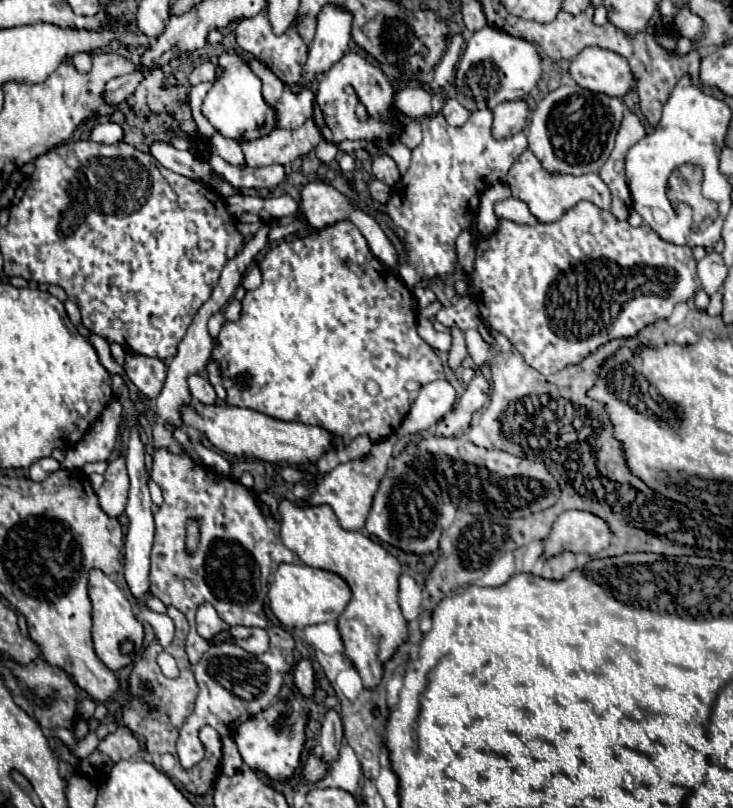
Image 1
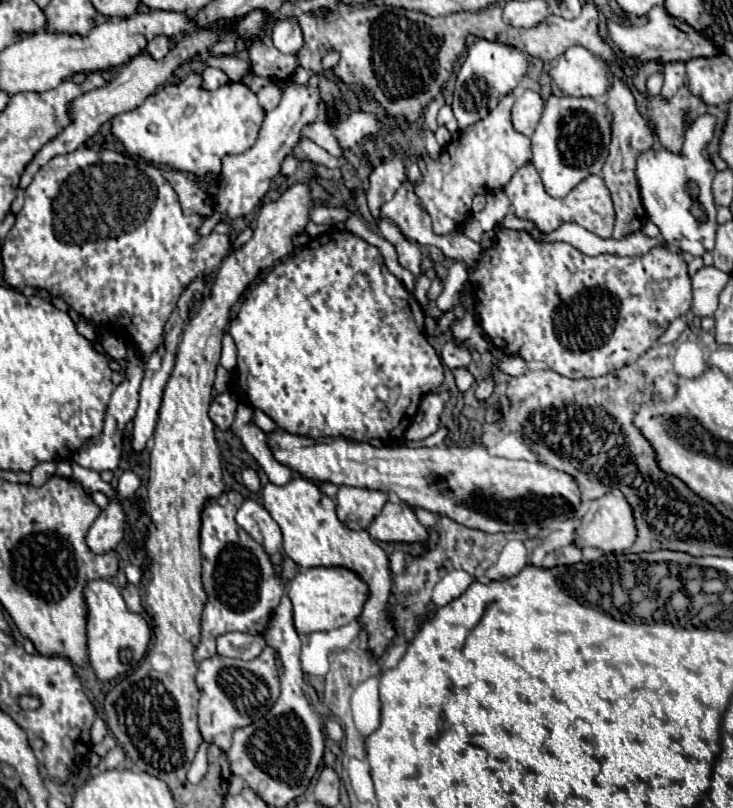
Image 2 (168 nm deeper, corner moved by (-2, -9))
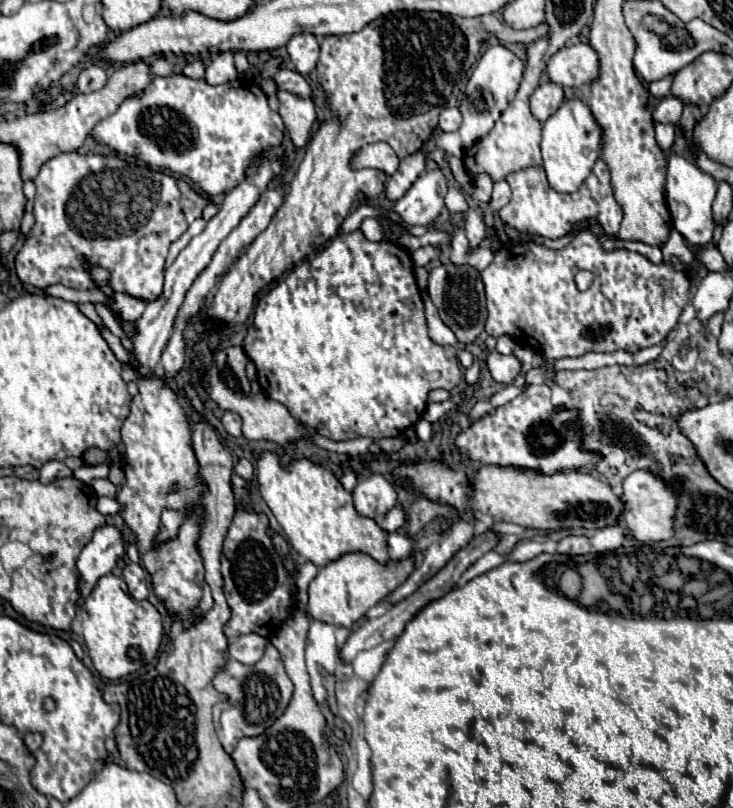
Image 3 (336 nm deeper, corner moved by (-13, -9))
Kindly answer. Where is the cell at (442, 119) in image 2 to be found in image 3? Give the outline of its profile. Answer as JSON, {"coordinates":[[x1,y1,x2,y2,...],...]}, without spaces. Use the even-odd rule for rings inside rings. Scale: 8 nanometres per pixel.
{"coordinates":[[451,107,451,109,443,109,441,115,439,115,439,127,443,131,457,131,463,123,463,117,461,117,461,111,457,107]]}

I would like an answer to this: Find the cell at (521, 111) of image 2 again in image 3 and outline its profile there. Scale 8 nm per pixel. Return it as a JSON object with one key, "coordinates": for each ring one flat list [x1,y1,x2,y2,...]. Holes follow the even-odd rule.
{"coordinates":[[545,83,531,95,531,113,537,121,545,123,563,103,563,89,557,83]]}

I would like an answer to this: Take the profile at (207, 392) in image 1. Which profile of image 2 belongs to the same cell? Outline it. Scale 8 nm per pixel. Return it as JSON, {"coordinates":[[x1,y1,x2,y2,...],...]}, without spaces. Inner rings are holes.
{"coordinates":[[220,393,214,397,212,405,210,405,210,419,214,421,214,425,222,431,230,429,234,415,236,415,236,401,232,399,230,393]]}

